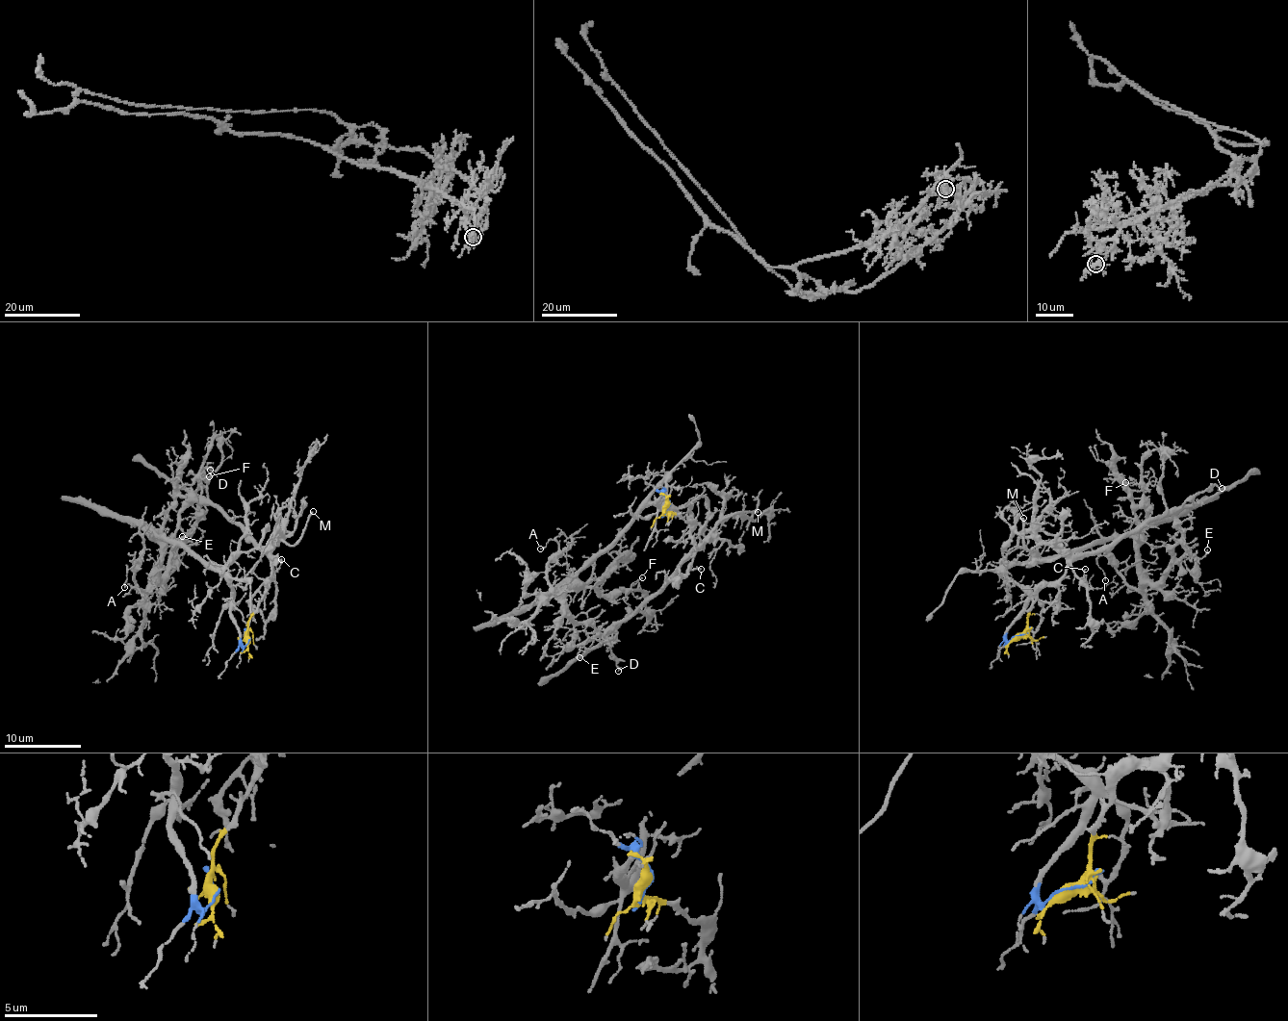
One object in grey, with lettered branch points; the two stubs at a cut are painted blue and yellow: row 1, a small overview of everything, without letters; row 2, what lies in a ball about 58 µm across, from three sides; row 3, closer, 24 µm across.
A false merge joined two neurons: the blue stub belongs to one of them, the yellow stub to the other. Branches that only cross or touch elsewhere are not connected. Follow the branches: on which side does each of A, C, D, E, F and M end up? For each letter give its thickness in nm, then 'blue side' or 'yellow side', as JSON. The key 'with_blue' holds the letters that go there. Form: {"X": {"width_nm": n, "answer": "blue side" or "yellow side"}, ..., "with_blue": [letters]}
{"A": {"width_nm": 120, "answer": "blue side"}, "C": {"width_nm": 130, "answer": "yellow side"}, "D": {"width_nm": 150, "answer": "yellow side"}, "E": {"width_nm": 180, "answer": "yellow side"}, "F": {"width_nm": 100, "answer": "blue side"}, "M": {"width_nm": 200, "answer": "yellow side"}, "with_blue": ["A", "F"]}

